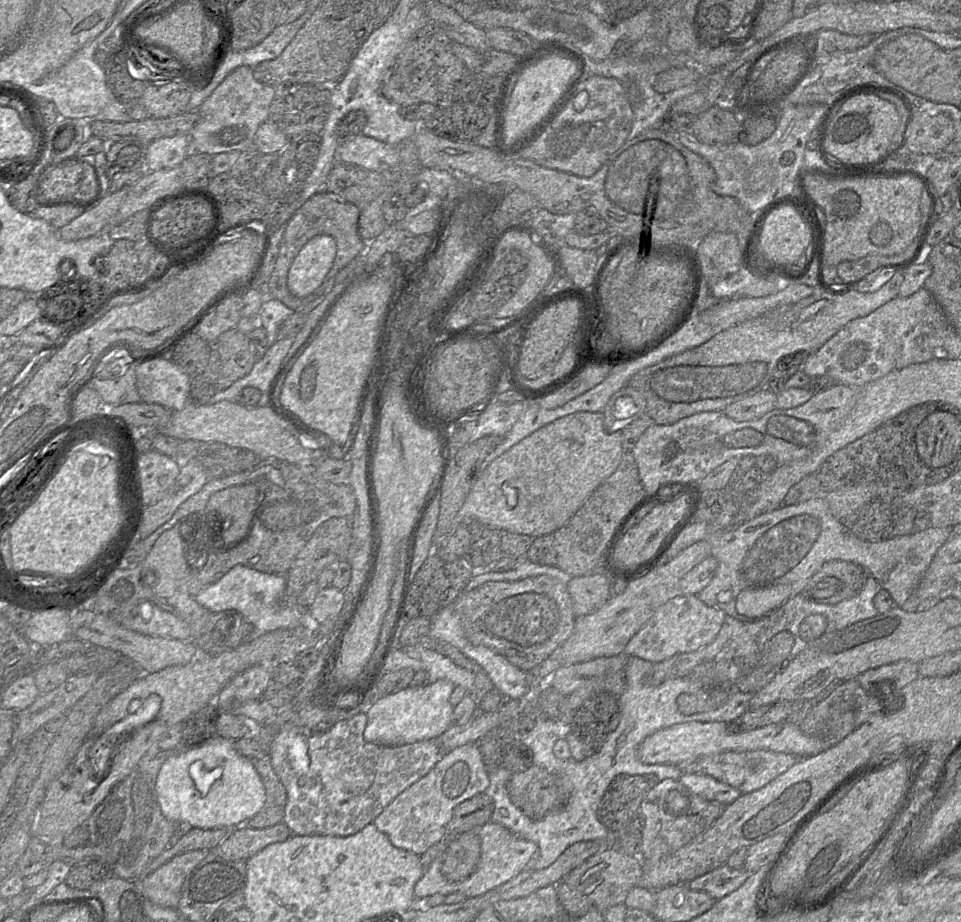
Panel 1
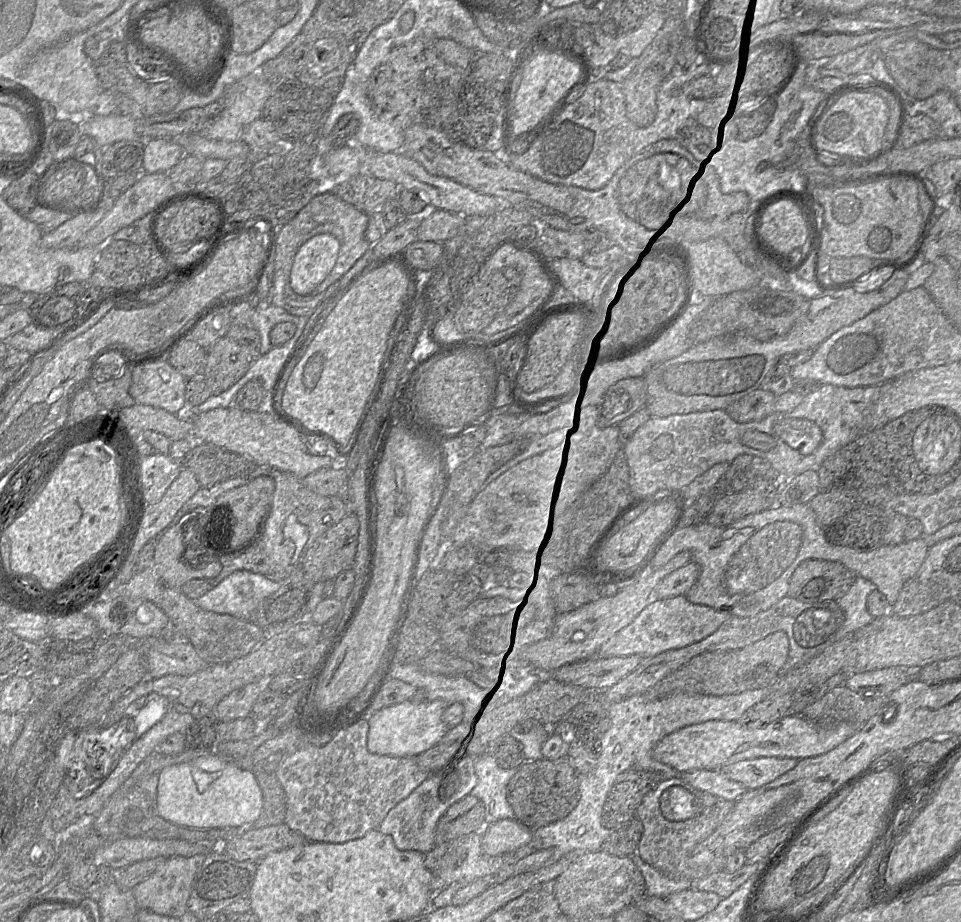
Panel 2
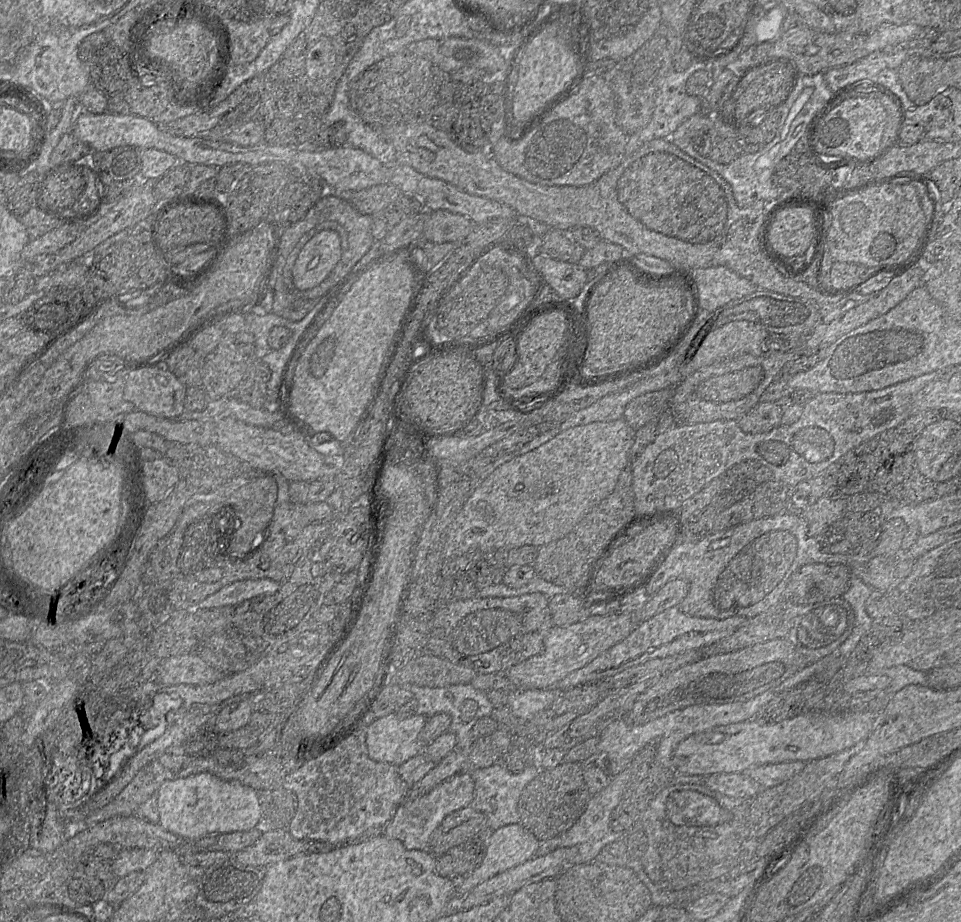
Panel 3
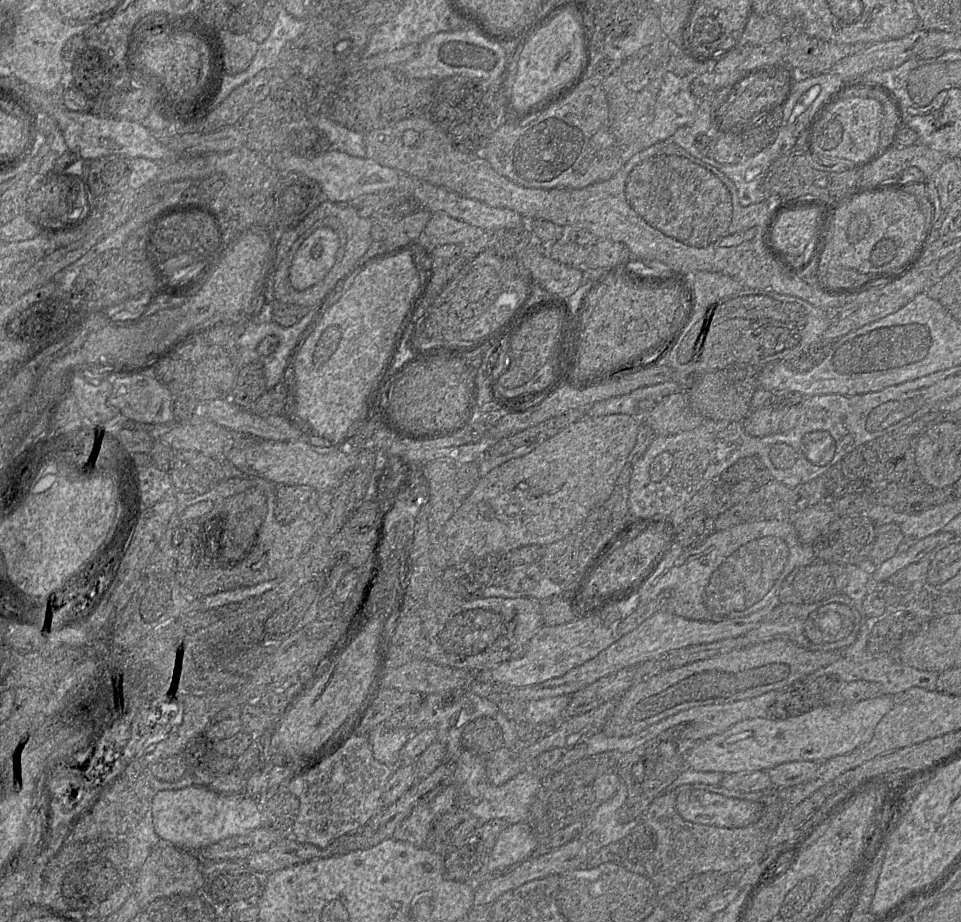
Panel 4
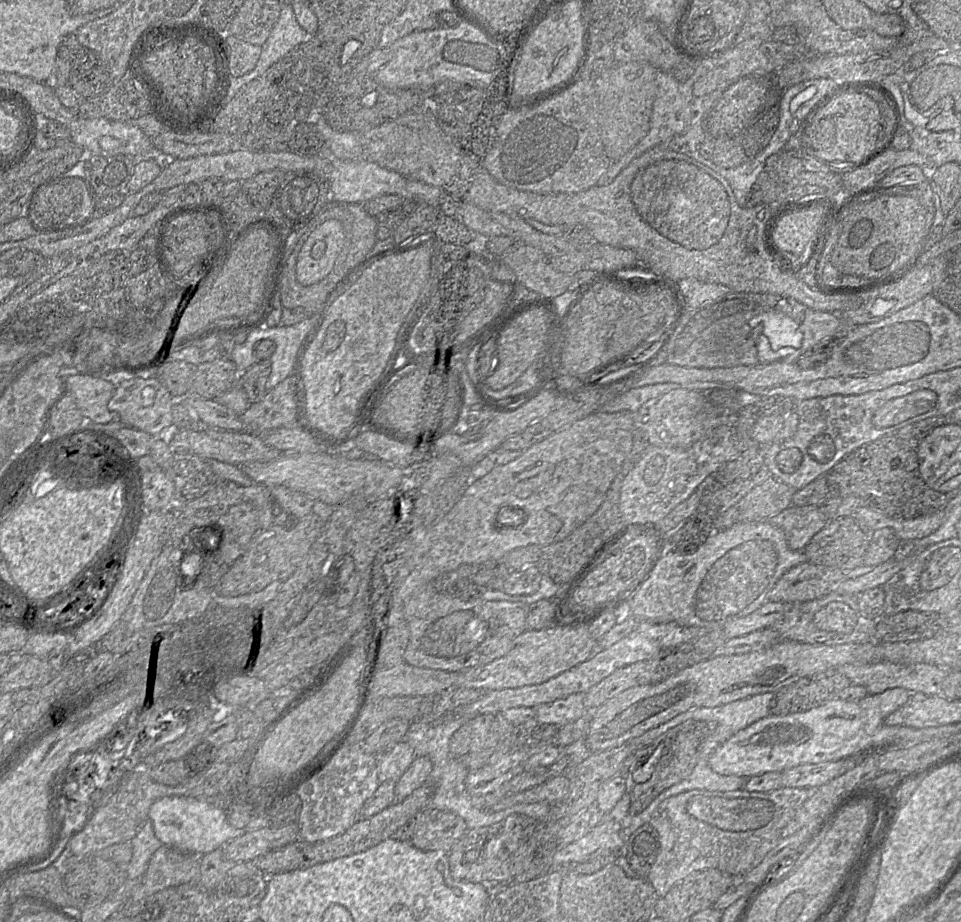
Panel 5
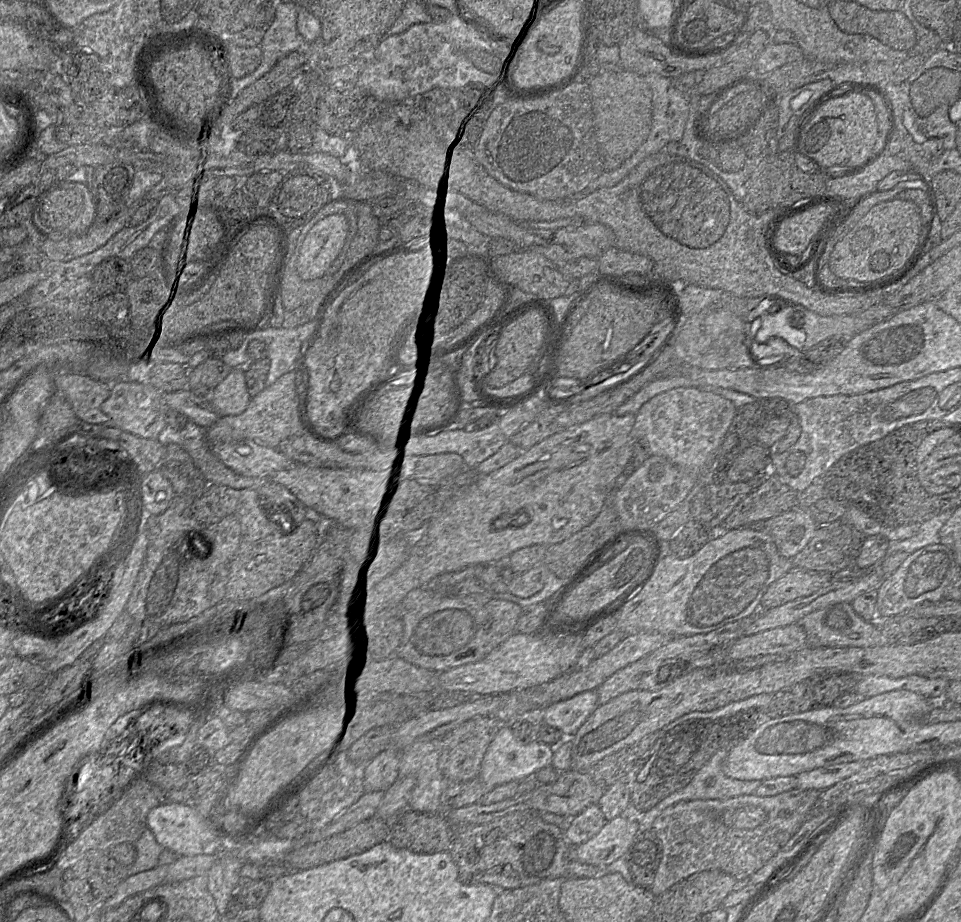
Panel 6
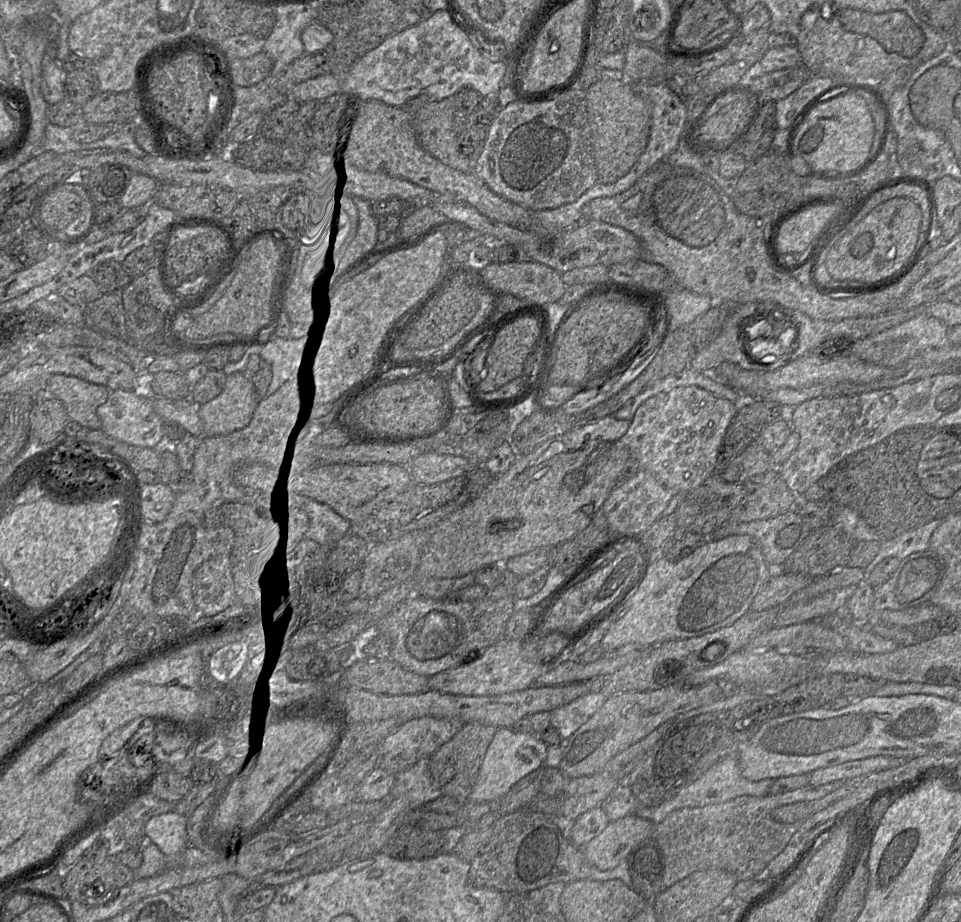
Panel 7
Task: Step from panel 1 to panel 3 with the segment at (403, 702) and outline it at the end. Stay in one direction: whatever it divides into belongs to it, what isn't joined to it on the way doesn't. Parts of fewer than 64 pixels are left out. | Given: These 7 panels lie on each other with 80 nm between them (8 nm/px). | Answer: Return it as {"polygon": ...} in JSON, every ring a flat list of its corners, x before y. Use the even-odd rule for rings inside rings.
{"polygon":[[397,713,384,716,373,721,367,729,366,745,371,759,399,767,409,759,423,752,424,747,419,743,419,733,424,728,428,718,414,714,400,716]]}

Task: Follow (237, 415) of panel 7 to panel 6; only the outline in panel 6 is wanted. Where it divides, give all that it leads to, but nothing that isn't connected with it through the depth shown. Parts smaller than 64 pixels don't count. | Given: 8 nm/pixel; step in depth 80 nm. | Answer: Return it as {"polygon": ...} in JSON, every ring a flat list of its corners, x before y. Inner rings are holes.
{"polygon":[[232,368,227,377,209,393,198,395,204,395,207,398,219,417,241,414,247,408,251,399,246,387,244,368]]}

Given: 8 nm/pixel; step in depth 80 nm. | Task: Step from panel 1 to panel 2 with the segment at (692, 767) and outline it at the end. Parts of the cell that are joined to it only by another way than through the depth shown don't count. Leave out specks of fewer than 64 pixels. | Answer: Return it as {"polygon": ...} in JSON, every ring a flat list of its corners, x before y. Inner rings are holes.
{"polygon":[[760,756,727,765,720,770,747,790,761,787,794,768,800,759,793,757]]}

